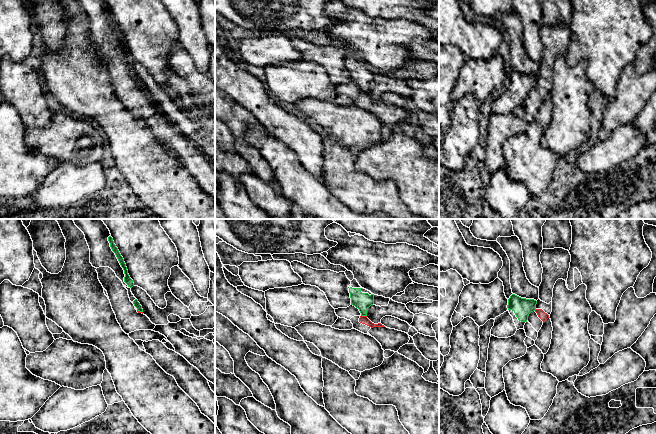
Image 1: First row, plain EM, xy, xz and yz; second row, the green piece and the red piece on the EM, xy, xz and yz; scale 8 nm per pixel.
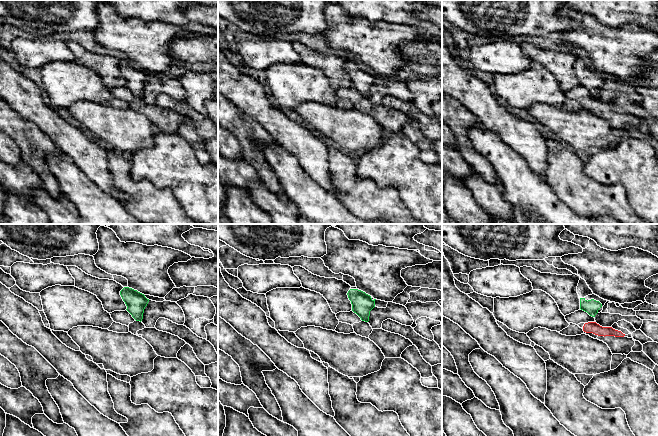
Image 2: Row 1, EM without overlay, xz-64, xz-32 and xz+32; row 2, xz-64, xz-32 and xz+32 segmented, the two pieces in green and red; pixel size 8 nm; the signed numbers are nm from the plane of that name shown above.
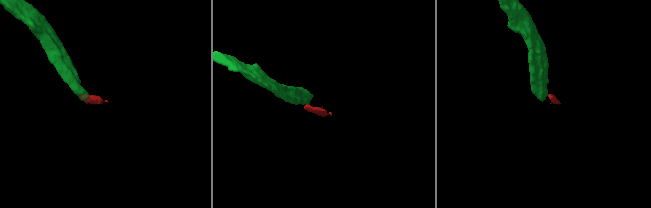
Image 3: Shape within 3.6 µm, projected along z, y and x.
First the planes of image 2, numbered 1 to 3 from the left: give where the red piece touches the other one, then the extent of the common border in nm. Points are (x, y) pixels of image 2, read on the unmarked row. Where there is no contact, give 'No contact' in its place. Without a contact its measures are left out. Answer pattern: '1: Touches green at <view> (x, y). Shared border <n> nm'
1: No contact
2: No contact
3: No contact

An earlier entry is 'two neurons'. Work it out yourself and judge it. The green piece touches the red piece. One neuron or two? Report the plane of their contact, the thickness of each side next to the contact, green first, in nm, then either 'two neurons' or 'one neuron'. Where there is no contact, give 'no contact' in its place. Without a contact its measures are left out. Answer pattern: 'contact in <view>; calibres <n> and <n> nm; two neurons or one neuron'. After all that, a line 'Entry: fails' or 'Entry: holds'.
contact in xz; calibres 140 and 60 nm; two neurons
Entry: holds

